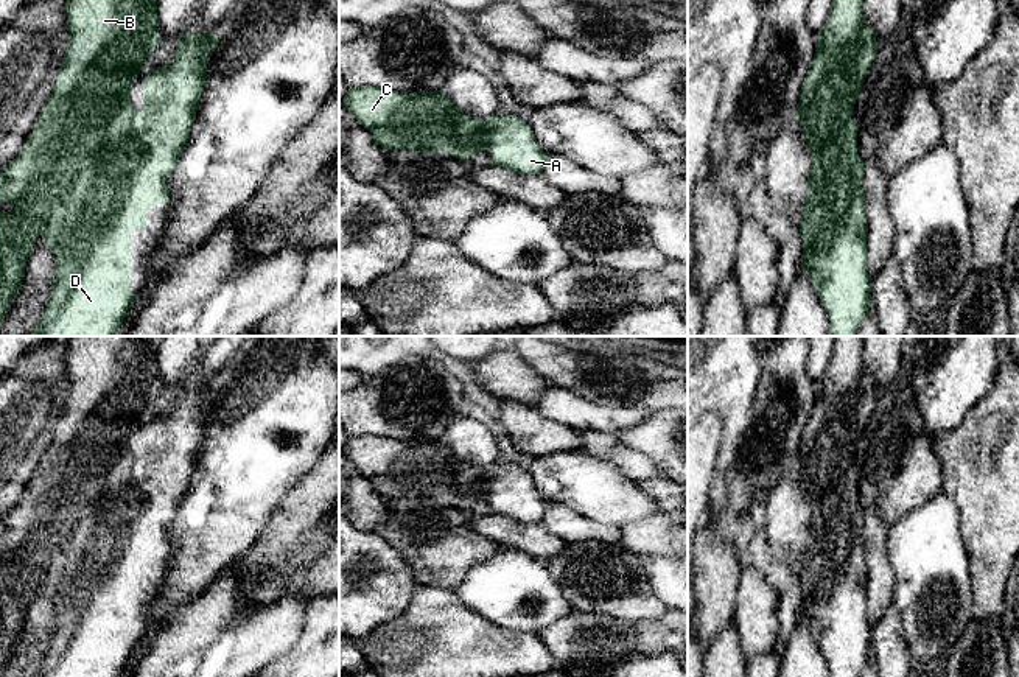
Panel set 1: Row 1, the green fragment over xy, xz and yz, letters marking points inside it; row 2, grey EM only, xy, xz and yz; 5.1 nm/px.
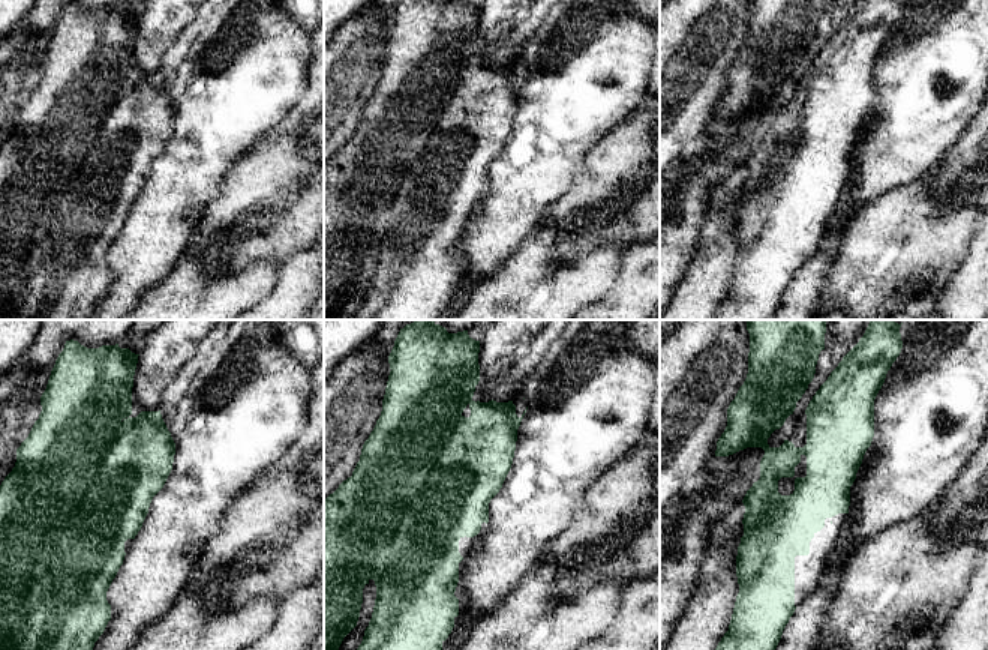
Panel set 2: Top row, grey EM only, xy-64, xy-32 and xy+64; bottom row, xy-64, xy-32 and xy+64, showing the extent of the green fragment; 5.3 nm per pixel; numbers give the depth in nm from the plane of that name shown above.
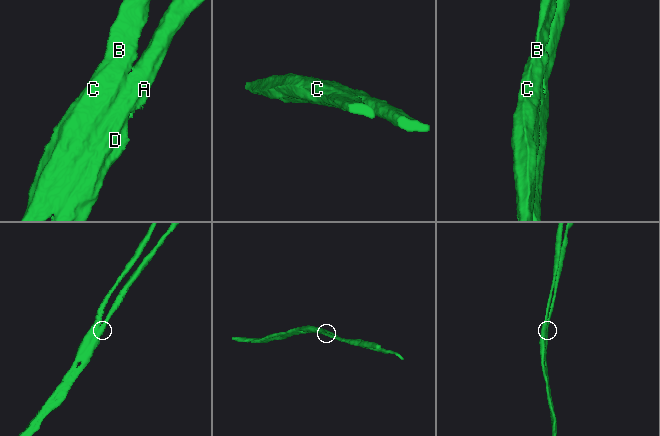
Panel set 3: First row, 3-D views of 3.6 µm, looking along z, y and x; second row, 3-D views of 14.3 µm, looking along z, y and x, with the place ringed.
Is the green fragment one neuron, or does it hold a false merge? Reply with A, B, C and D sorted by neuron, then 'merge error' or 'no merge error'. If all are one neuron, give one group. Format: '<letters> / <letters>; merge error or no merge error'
A D / B C; merge error

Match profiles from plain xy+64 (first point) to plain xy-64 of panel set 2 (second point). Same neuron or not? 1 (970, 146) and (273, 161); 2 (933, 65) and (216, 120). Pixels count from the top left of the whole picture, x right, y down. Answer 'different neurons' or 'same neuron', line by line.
1: same neuron
2: same neuron

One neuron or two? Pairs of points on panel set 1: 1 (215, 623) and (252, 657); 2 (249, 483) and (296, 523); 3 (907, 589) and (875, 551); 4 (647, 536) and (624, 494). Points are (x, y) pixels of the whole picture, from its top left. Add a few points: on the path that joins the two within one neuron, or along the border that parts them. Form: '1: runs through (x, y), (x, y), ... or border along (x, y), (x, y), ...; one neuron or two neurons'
1: runs through (221, 634), (231, 643), (241, 646); one neuron
2: border along (302, 480), (277, 505), (259, 537); two neurons
3: border along (885, 536), (885, 554), (893, 575), (892, 604); two neurons
4: border along (657, 511), (647, 517), (626, 522), (619, 528); two neurons

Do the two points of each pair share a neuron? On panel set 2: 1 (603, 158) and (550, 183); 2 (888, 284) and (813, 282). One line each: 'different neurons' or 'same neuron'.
1: different neurons
2: different neurons

